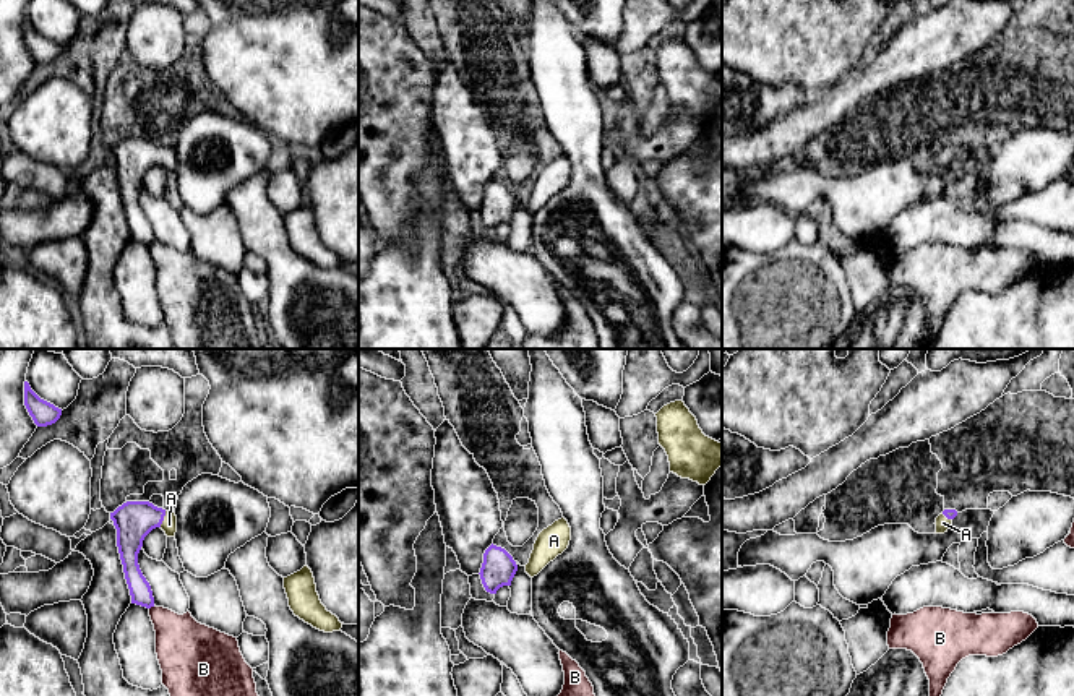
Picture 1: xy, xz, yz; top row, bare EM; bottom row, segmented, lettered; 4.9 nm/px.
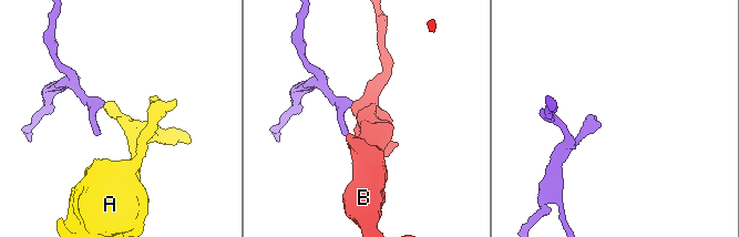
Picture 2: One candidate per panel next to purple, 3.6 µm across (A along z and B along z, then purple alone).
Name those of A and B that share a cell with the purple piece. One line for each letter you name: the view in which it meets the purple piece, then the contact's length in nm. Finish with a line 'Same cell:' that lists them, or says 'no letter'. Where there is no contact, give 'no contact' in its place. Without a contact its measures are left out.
A: xy | 90 nm
Same cell: A

